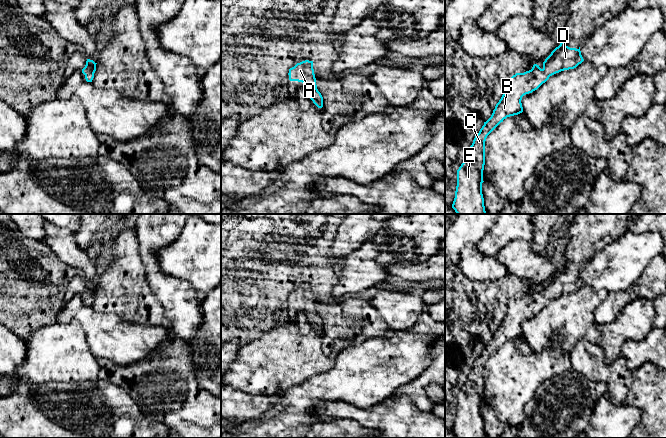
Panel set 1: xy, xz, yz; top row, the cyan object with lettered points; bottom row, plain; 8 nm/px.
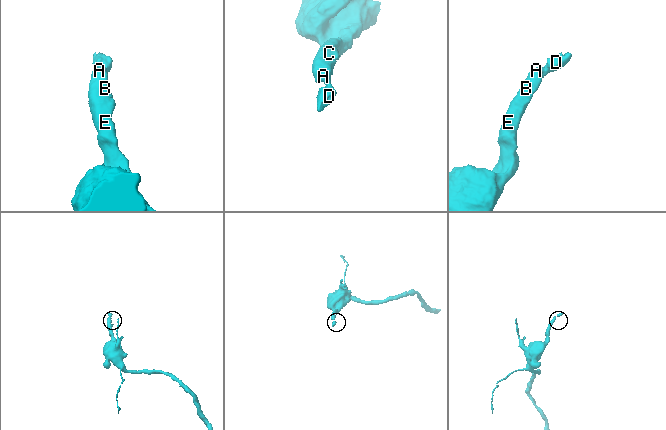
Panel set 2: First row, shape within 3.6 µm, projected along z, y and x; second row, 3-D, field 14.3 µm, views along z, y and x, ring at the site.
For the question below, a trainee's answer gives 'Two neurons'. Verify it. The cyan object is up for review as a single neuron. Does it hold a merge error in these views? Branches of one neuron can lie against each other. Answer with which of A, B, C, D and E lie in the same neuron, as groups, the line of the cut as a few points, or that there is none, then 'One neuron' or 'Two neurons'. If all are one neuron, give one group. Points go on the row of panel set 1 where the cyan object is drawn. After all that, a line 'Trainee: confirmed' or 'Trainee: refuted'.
Groups: A B C D E. No split. One neuron
Trainee: refuted

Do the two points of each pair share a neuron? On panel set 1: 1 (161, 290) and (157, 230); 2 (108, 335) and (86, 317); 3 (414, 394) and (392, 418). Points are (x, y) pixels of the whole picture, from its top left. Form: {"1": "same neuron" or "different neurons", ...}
{"1": "same neuron", "2": "same neuron", "3": "different neurons"}

